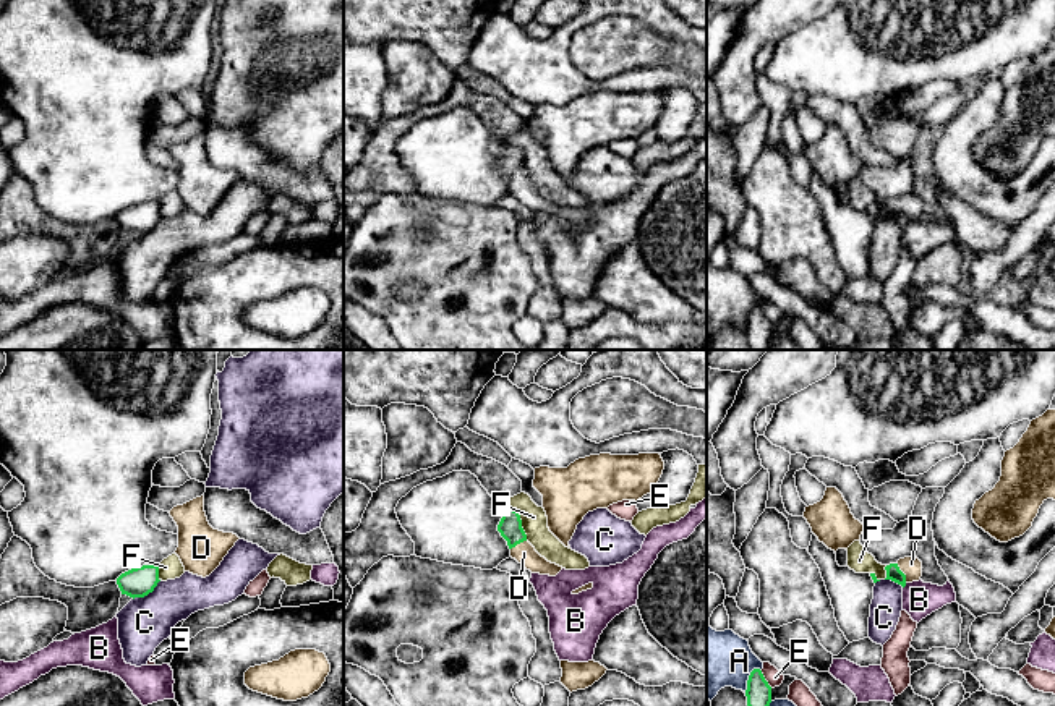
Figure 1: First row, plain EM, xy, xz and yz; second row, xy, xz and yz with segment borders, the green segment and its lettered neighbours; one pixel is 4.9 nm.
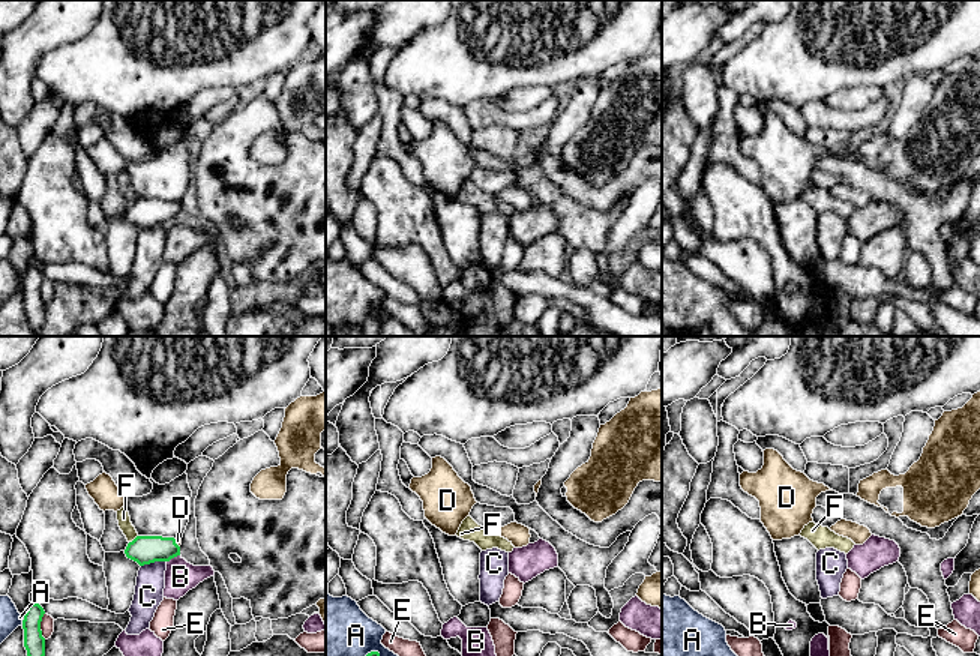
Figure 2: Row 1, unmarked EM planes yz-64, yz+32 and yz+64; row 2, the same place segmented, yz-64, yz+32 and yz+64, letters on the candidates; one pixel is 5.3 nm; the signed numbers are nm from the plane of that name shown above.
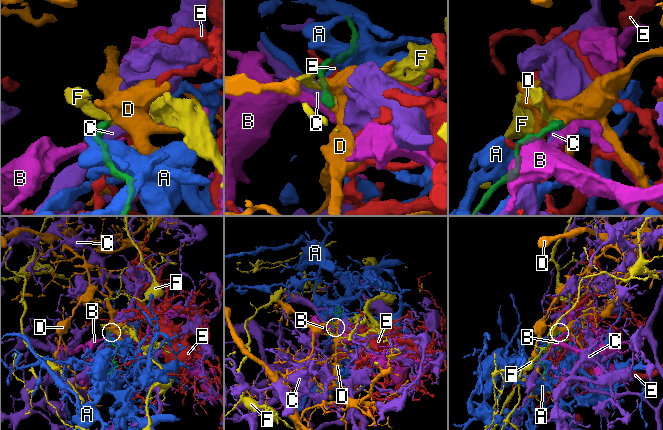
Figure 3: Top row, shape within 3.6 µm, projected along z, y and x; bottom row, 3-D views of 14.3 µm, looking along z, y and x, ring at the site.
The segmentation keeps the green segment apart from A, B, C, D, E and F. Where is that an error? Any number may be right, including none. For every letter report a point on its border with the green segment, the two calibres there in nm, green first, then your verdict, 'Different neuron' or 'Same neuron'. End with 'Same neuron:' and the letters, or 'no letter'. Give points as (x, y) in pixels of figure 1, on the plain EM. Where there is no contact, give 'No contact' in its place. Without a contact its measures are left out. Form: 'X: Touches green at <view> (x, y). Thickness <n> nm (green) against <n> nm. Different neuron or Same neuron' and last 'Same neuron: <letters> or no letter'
A: Touches green at yz (749, 316). Thickness 130 nm (green) against 300 nm. Different neuron
B: Touches green at yz (905, 222). Thickness 70 nm (green) against 180 nm. Different neuron
C: Touches green at xy (148, 230). Thickness 150 nm (green) against 260 nm. Different neuron
D: Touches green at yz (903, 211). Thickness 70 nm (green) against 100 nm. Same neuron
E: Touches green at yz (764, 316). Thickness 130 nm (green) against 80 nm. Different neuron
F: Touches green at xz (521, 157). Thickness 120 nm (green) against 130 nm. Different neuron
Same neuron: D

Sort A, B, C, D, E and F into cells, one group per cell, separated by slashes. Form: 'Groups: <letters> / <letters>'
Groups: A / B / C / D / E / F

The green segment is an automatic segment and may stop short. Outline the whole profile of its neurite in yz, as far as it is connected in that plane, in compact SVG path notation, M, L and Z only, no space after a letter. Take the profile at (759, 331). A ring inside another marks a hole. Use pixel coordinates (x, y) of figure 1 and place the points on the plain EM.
M754 306L747 317L747 343L750 350L768 350L771 340L771 324L760 306Z

